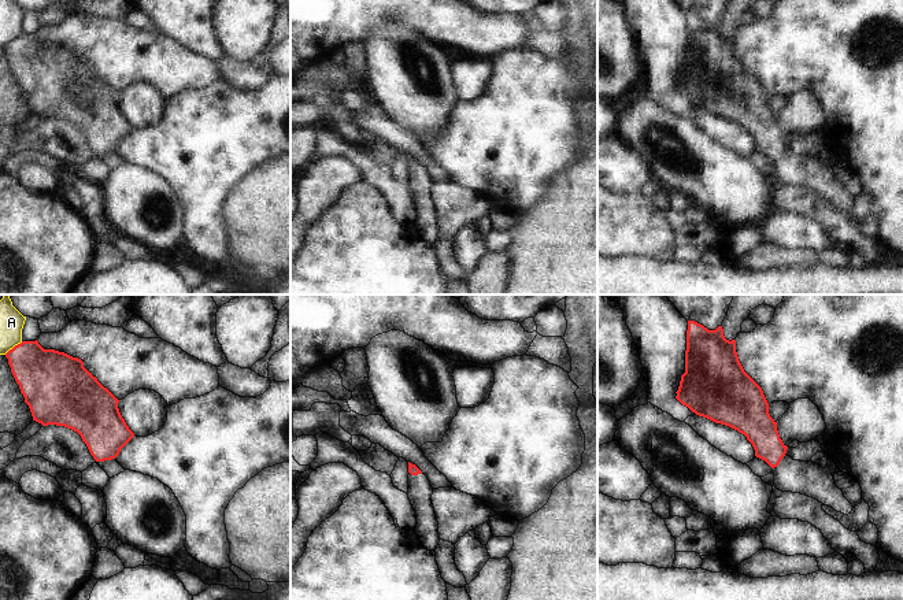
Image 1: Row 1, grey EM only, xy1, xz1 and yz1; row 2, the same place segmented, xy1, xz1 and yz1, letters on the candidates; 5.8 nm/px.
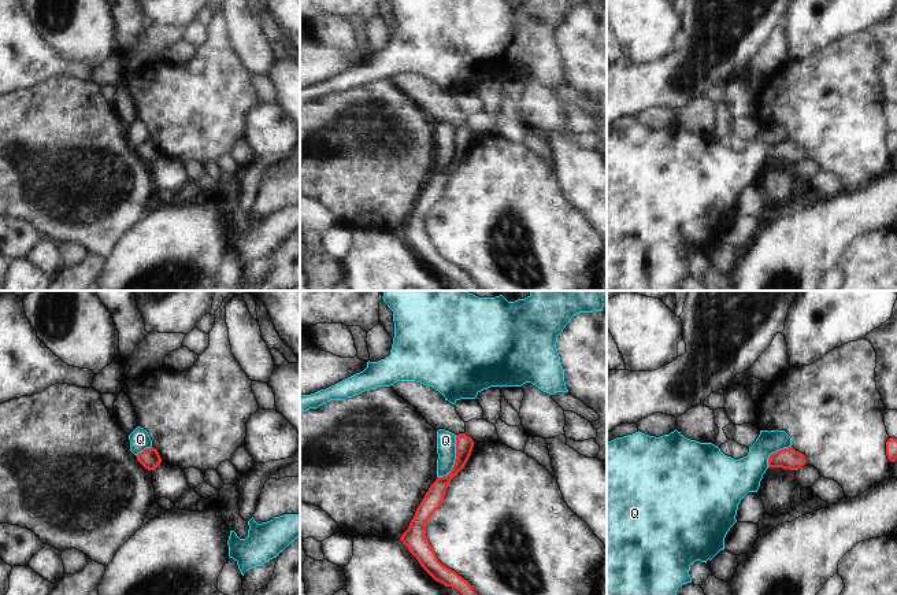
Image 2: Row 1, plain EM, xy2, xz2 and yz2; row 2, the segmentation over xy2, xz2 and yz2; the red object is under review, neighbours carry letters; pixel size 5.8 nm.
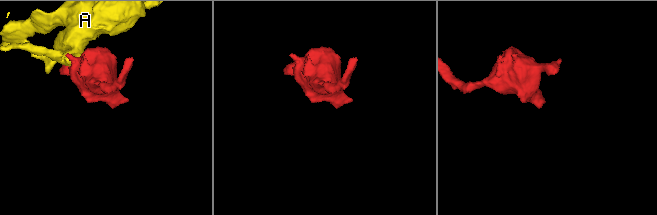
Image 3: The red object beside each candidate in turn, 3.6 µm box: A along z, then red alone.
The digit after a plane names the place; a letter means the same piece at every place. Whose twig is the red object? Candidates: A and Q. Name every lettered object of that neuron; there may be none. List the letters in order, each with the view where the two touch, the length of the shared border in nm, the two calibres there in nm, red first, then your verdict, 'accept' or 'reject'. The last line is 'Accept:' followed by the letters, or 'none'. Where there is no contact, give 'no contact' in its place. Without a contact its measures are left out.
A: contact in xy1; length 130 nm; calibres 320 and 140 nm; reject
Q: contact in xz2; length 280 nm; calibres 110 and 110 nm; reject
Accept: none

